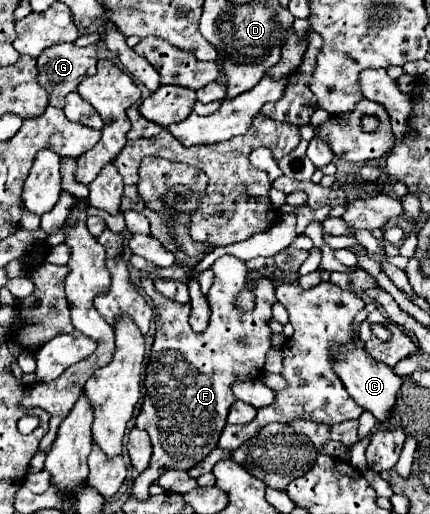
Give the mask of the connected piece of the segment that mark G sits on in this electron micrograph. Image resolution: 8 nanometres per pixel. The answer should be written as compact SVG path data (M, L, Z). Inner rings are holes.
M62 43L46 49L38 57L38 83L50 93L52 107L64 107L64 97L80 85L88 75L96 73L96 45L78 47L74 43Z

